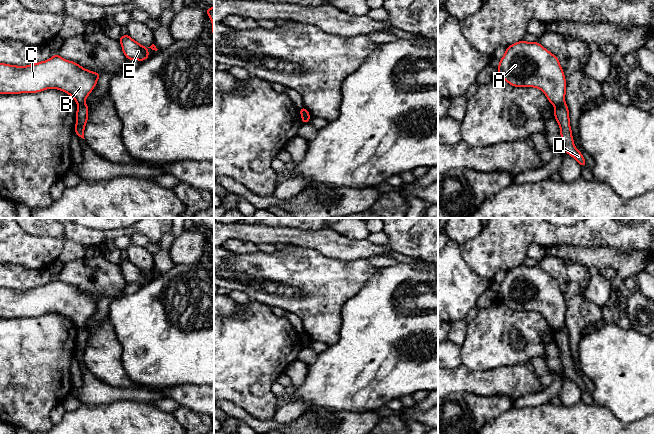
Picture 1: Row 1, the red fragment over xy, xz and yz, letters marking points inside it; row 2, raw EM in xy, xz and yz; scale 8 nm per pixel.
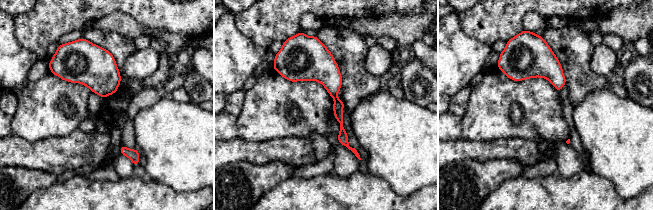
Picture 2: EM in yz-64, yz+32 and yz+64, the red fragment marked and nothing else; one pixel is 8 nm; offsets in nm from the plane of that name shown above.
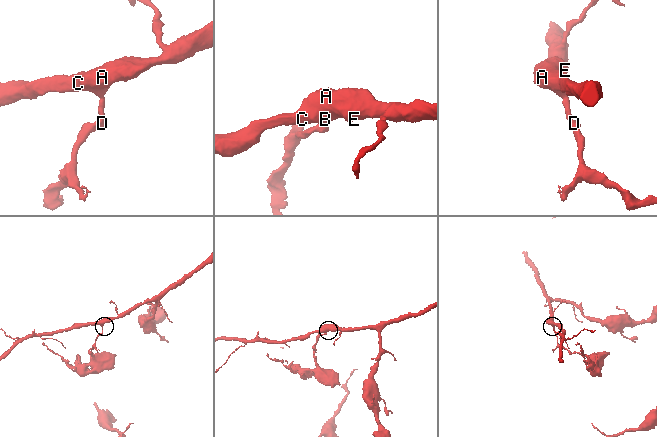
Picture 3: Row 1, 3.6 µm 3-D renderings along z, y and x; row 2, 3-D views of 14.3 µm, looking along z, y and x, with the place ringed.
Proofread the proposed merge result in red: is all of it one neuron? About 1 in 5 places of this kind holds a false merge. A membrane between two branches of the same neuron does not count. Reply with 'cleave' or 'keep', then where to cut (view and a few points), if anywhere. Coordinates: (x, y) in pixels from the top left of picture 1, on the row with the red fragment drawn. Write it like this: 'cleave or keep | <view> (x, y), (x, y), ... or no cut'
cleave | yz (564, 101), (555, 107)

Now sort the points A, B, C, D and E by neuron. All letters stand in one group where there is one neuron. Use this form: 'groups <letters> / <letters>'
groups A B C E / D

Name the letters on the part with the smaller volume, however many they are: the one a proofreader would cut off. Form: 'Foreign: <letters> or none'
Foreign: D

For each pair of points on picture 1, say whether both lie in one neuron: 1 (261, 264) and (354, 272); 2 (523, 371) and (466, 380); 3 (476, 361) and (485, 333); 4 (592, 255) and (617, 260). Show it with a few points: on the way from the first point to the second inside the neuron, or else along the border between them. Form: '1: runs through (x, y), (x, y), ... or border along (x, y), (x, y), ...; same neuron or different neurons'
1: runs through (284, 272), (331, 272); same neuron
2: runs through (509, 380), (480, 380); same neuron
3: runs through (478, 354), (485, 347), (485, 340); same neuron
4: runs through (598, 256), (611, 257); same neuron

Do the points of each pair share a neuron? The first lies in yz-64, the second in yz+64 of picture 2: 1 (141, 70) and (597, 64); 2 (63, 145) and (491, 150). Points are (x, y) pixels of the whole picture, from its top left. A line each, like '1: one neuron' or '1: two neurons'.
1: one neuron
2: one neuron

